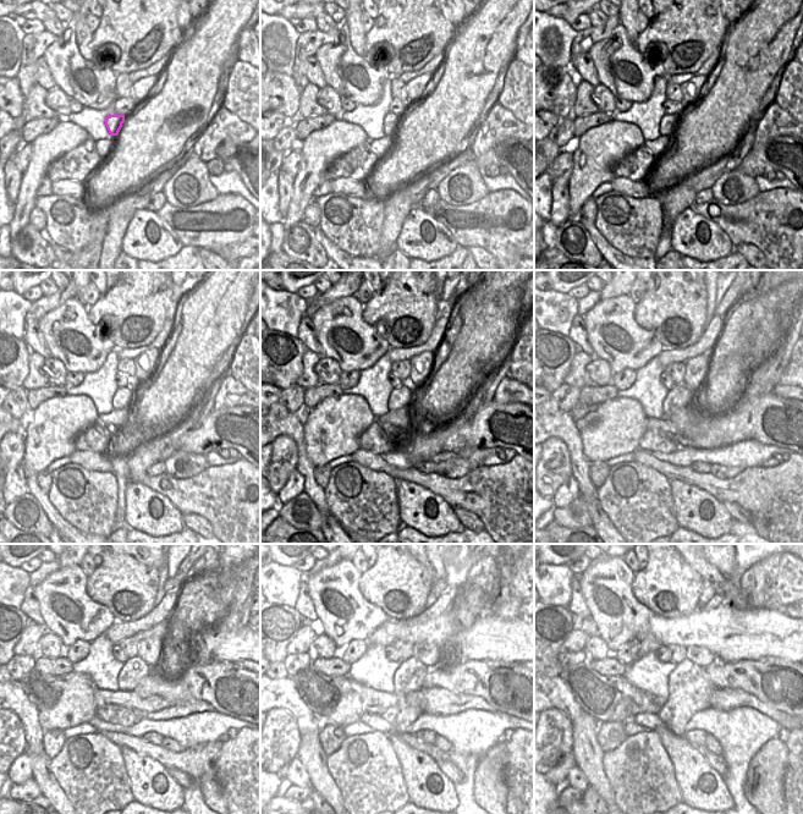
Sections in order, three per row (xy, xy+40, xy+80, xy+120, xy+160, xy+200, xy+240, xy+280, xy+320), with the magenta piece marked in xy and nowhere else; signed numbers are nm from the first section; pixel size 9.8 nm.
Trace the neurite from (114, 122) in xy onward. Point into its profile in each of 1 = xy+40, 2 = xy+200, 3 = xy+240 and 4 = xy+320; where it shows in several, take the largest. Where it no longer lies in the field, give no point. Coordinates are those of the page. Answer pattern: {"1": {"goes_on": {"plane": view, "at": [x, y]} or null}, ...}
{"1": {"goes_on": {"plane": "xy+40", "at": [391, 122]}}, "2": {"goes_on": {"plane": "xy+200", "at": [680, 396]}}, "3": {"goes_on": {"plane": "xy+240", "at": [135, 669]}}, "4": {"goes_on": {"plane": "xy+320", "at": [688, 682]}}}

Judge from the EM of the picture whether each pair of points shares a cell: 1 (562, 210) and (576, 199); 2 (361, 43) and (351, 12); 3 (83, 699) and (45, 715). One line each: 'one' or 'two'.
1: two
2: one
3: one

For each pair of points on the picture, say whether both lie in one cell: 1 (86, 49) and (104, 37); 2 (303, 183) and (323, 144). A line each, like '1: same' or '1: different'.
1: different
2: same

